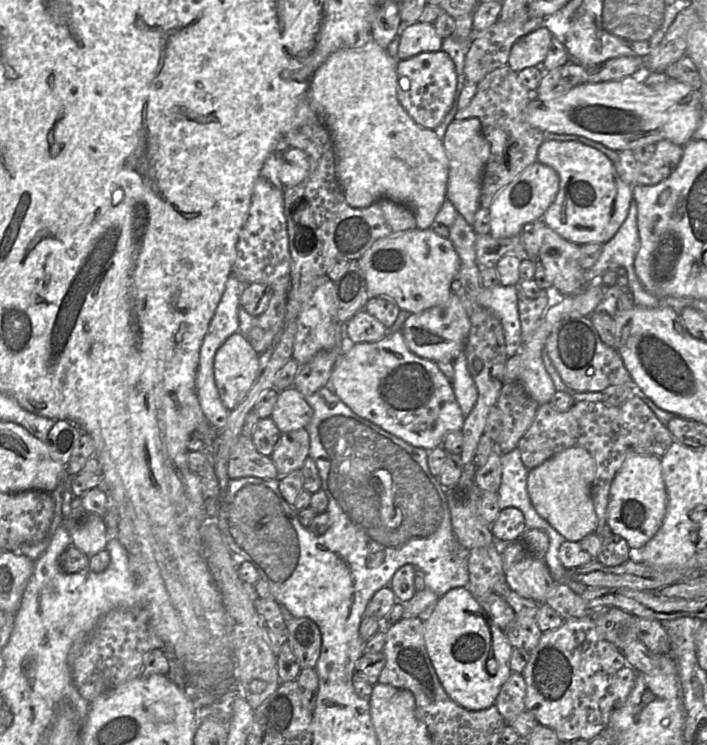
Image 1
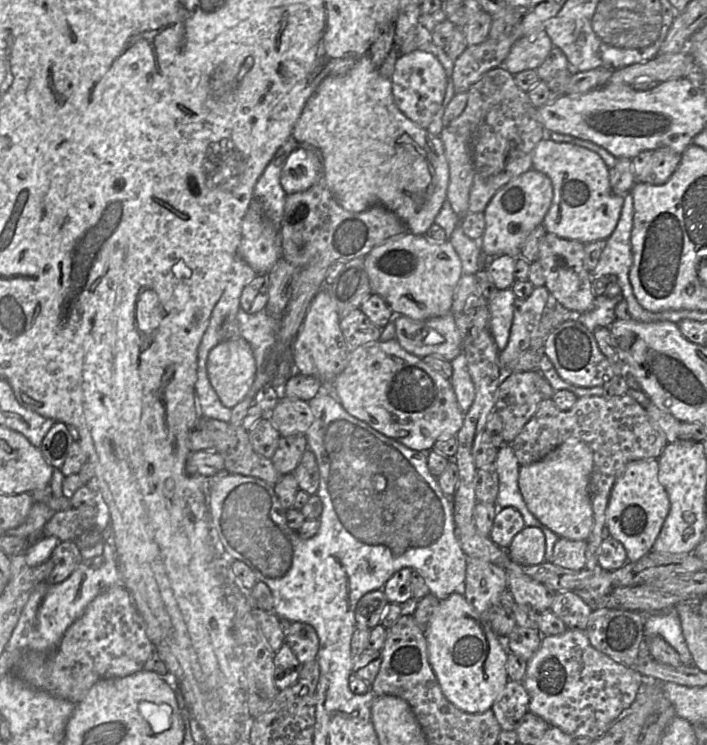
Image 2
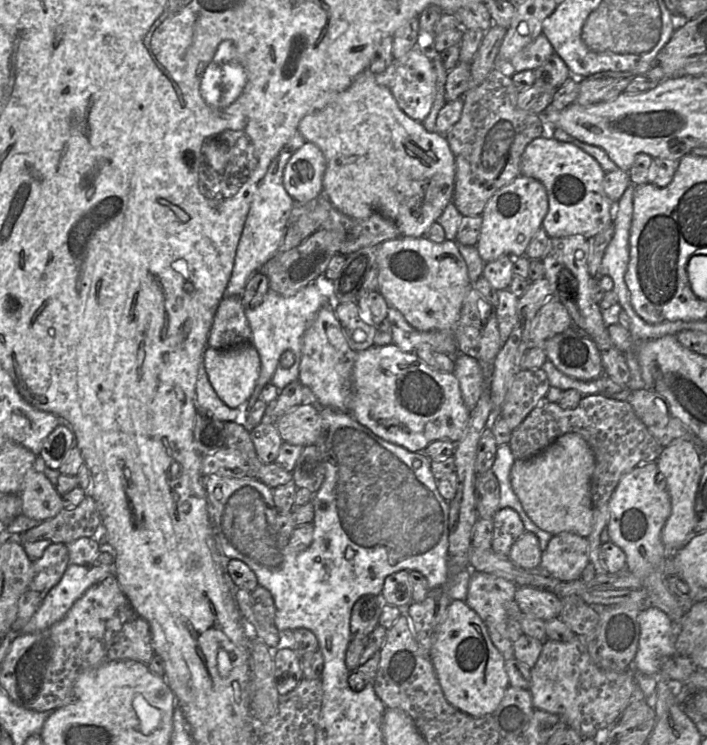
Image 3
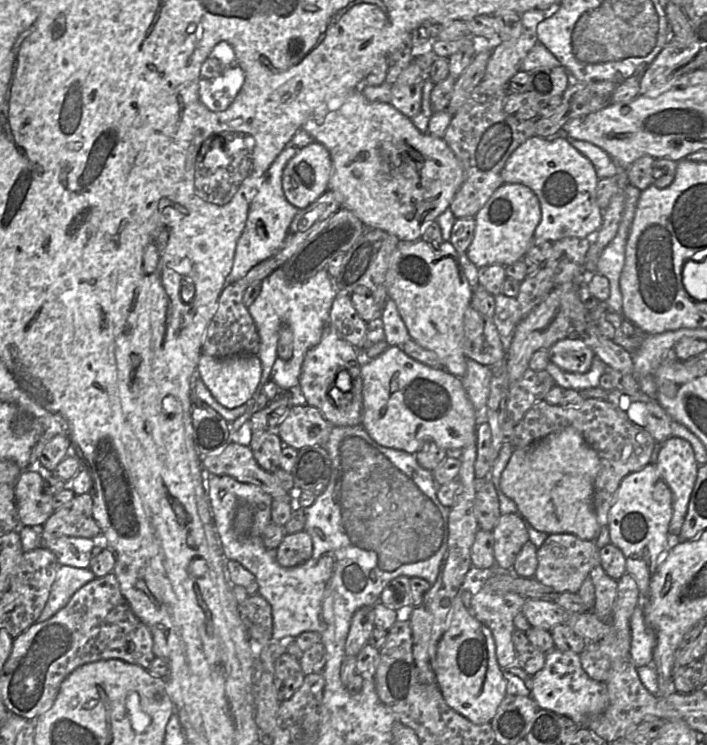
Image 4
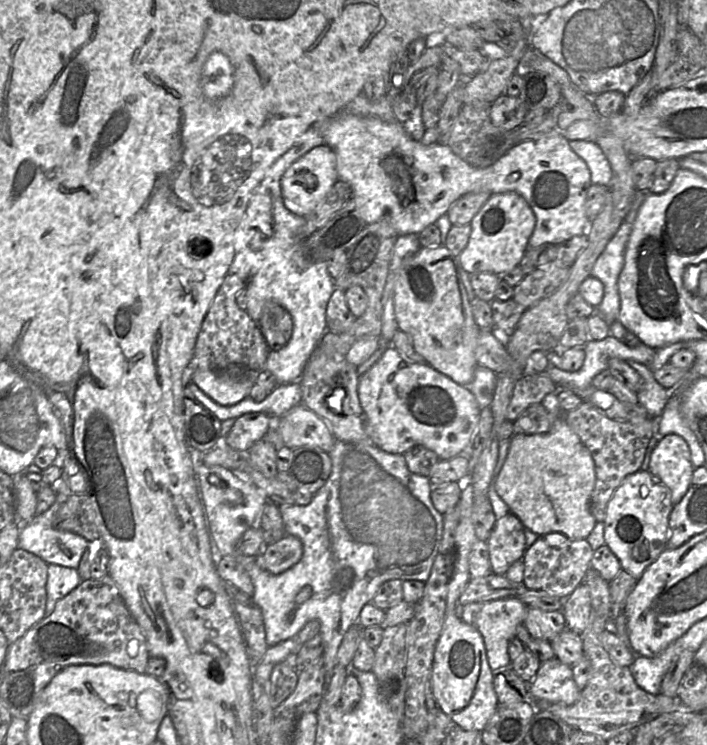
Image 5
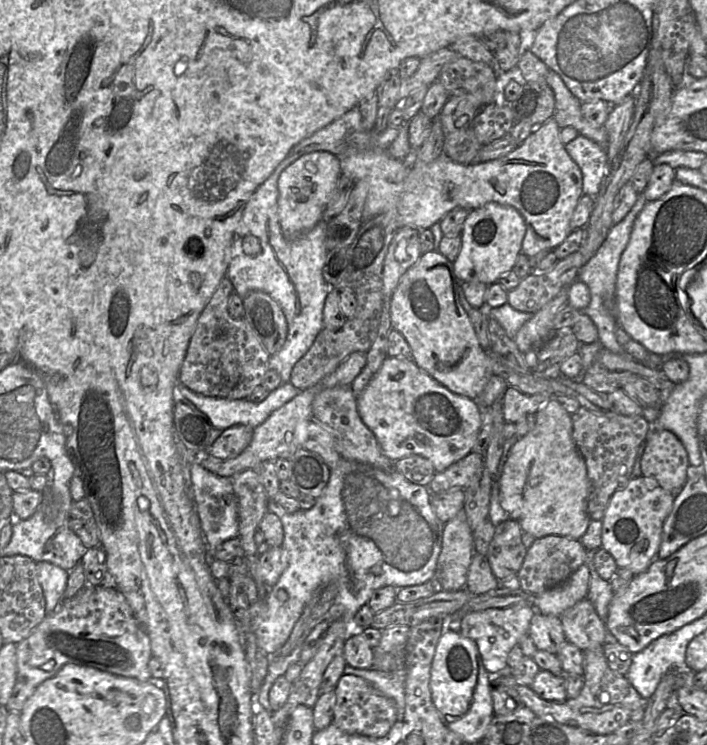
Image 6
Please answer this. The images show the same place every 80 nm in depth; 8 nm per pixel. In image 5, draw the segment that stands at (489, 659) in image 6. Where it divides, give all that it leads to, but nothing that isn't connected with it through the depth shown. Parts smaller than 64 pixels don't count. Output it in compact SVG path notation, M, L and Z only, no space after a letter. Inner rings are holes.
M503 598L486 602L474 602L461 606L461 620L473 626L482 635L489 666L492 671L511 665L508 654L510 641L517 636L517 628L524 623L527 609L517 598Z

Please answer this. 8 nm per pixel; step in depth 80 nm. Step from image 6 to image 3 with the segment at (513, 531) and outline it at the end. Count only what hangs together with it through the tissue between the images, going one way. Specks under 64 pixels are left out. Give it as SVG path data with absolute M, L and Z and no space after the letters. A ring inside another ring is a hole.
M511 508L499 509L493 517L492 550L508 556L514 542L525 532L520 516Z

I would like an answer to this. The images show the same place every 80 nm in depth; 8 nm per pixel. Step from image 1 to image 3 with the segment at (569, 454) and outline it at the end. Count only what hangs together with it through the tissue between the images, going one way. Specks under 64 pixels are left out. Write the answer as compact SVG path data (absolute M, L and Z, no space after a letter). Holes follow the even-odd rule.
M566 433L536 456L515 460L510 481L525 513L541 530L552 535L573 533L587 538L594 524L590 480L595 456L587 441L576 433Z

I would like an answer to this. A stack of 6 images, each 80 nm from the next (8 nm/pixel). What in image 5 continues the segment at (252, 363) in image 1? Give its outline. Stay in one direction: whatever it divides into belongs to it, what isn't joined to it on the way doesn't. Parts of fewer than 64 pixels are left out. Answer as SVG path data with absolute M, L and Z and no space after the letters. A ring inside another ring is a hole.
M195 370L192 382L216 403L223 406L237 404L249 397L255 381L255 372L211 372Z

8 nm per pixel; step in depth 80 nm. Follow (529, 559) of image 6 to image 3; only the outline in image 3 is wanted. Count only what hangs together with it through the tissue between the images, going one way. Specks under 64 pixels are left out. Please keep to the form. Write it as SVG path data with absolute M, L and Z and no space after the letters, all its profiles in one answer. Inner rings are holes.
M573 533L553 535L541 554L539 567L561 582L580 579L589 563L587 538Z

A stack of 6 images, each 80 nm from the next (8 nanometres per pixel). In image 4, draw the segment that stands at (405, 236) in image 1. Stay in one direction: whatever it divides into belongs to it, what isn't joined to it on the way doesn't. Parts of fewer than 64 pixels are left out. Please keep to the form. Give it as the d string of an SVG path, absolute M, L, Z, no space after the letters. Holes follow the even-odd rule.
M421 238L399 241L386 273L386 291L397 306L408 332L418 345L437 354L443 369L462 378L466 372L464 315L471 305L472 290L450 241L432 245Z

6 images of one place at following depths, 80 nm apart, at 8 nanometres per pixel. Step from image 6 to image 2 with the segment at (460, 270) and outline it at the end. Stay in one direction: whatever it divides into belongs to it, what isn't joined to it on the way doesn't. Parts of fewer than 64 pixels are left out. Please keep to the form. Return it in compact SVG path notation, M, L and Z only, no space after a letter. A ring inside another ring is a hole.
M531 168L509 181L496 192L483 212L485 230L479 240L482 255L486 258L499 255L520 256L531 232L543 222L552 200L553 186L550 178L535 169Z

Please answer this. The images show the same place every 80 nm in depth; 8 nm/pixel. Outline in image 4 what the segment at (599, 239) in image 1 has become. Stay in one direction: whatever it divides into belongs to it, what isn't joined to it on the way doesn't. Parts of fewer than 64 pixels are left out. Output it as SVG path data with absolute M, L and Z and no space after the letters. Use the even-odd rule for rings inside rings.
M531 137L521 144L509 157L503 170L504 184L519 183L529 187L537 196L541 207L541 220L534 238L556 242L564 238L593 238L603 222L603 210L596 201L599 181L592 162L574 148L567 138Z

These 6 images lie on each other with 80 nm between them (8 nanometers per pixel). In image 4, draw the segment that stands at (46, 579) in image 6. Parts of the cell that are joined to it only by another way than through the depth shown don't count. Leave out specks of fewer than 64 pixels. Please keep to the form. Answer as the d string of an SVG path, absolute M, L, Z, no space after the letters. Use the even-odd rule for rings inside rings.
M61 565L56 573L47 603L36 622L43 622L55 615L69 602L82 586L95 579L92 570Z

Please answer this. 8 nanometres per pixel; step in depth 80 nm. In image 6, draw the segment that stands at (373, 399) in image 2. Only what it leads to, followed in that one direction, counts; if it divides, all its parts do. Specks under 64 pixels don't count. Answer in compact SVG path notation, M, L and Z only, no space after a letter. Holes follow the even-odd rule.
M400 356L386 357L380 369L357 396L357 409L387 458L395 462L417 454L429 459L436 472L446 470L472 452L482 421L482 408L476 400L451 392L420 368L412 358Z

